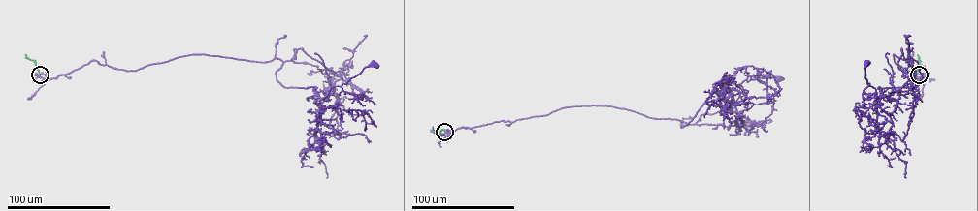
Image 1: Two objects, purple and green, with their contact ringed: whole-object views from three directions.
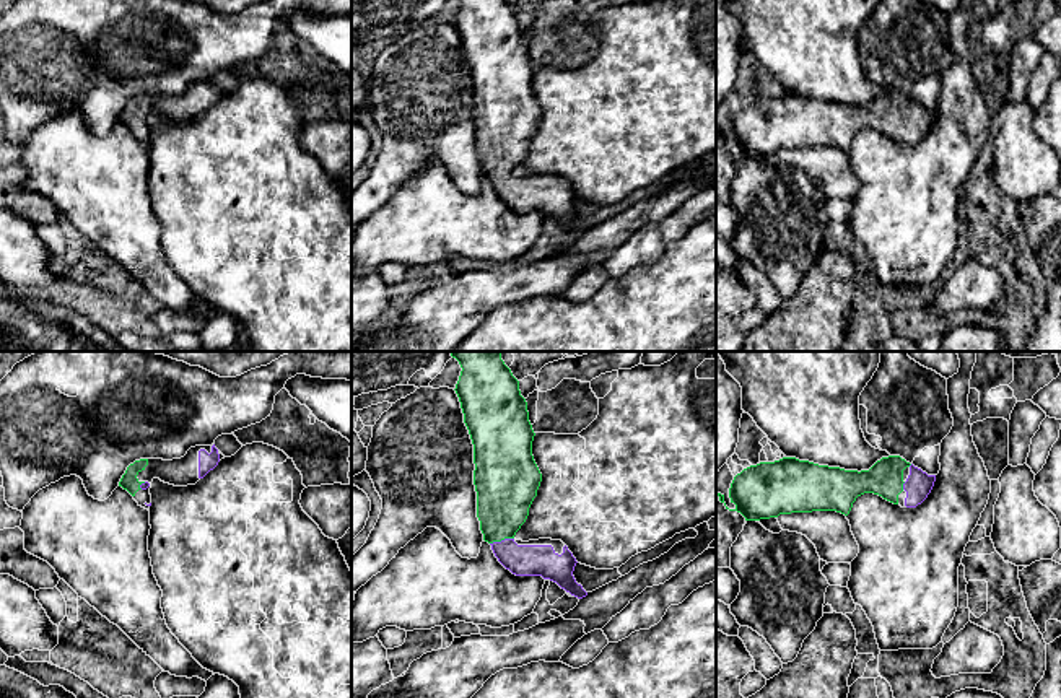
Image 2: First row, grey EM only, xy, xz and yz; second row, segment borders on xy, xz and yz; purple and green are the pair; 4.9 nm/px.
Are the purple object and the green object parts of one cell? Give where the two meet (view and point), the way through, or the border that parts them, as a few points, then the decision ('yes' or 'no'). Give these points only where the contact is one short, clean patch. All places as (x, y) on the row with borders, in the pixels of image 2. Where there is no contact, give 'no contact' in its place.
meets purple in xz at (502, 540); runs through xz (523, 560), (502, 540), (505, 490); yes

